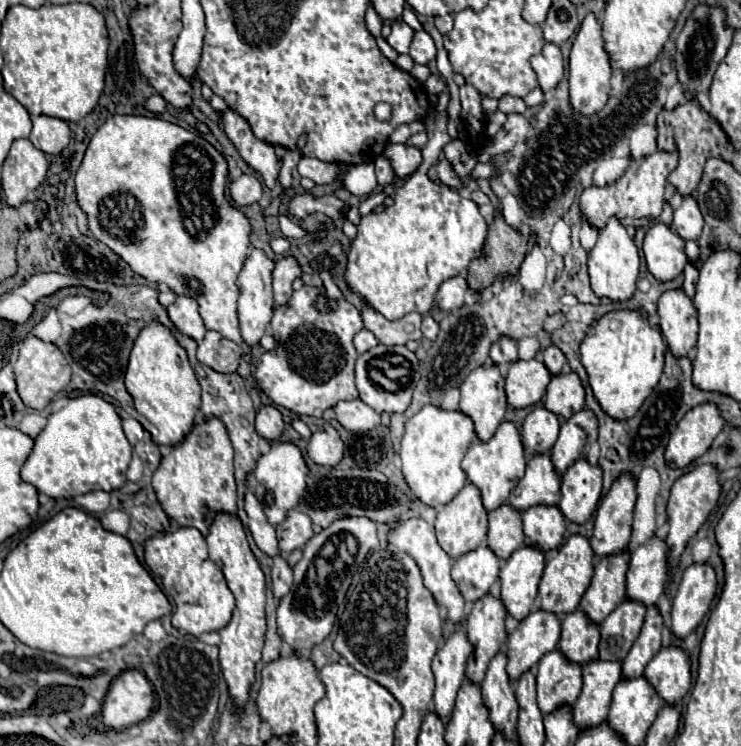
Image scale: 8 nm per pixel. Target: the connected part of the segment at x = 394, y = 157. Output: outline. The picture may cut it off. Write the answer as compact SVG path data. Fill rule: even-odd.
M387 144L383 156L391 162L395 170L395 178L399 180L411 176L421 164L421 150L409 144Z

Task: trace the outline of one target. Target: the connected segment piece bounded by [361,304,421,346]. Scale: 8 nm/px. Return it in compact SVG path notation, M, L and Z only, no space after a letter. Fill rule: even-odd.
M365 304L361 310L363 316L363 324L367 330L371 330L377 340L385 346L395 346L395 344L405 344L407 340L417 340L419 336L419 324L421 324L421 314L413 312L407 314L399 320L387 320L385 316L381 316L373 306ZM407 324L415 326L413 332L407 332Z

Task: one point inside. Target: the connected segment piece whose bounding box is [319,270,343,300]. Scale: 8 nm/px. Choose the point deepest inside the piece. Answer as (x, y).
(332, 289)

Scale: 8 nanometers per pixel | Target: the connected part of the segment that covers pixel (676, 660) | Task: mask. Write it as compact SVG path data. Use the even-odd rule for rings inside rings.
M665 648L647 664L647 682L665 700L665 704L677 704L691 686L689 658L681 648Z

